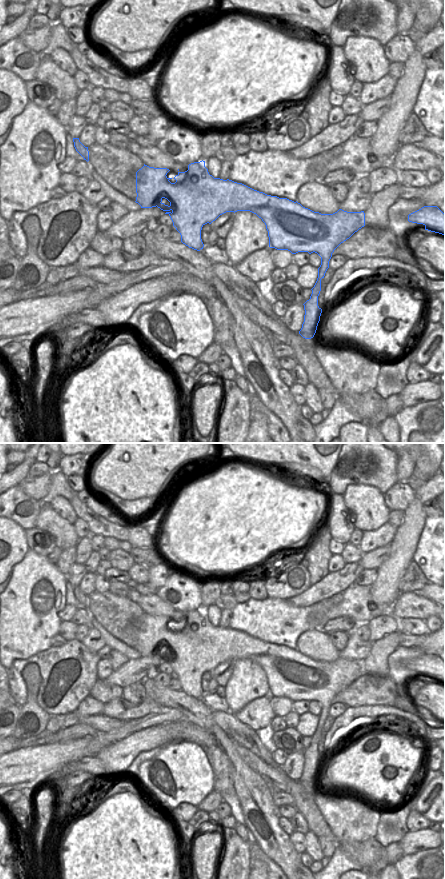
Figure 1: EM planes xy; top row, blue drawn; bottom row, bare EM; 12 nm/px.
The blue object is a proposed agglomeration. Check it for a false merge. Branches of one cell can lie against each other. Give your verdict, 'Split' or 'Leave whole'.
Leave whole.

